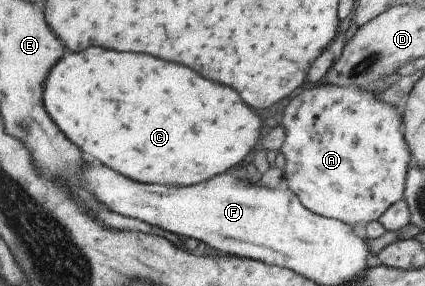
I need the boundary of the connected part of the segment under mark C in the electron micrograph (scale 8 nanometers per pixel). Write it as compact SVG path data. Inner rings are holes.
M107 48L69 54L51 74L47 108L51 108L51 116L59 120L63 132L67 132L87 156L147 184L191 186L225 174L257 148L265 128L263 116L245 104L241 94L231 86L209 80L185 64L175 64L151 54L115 52Z

